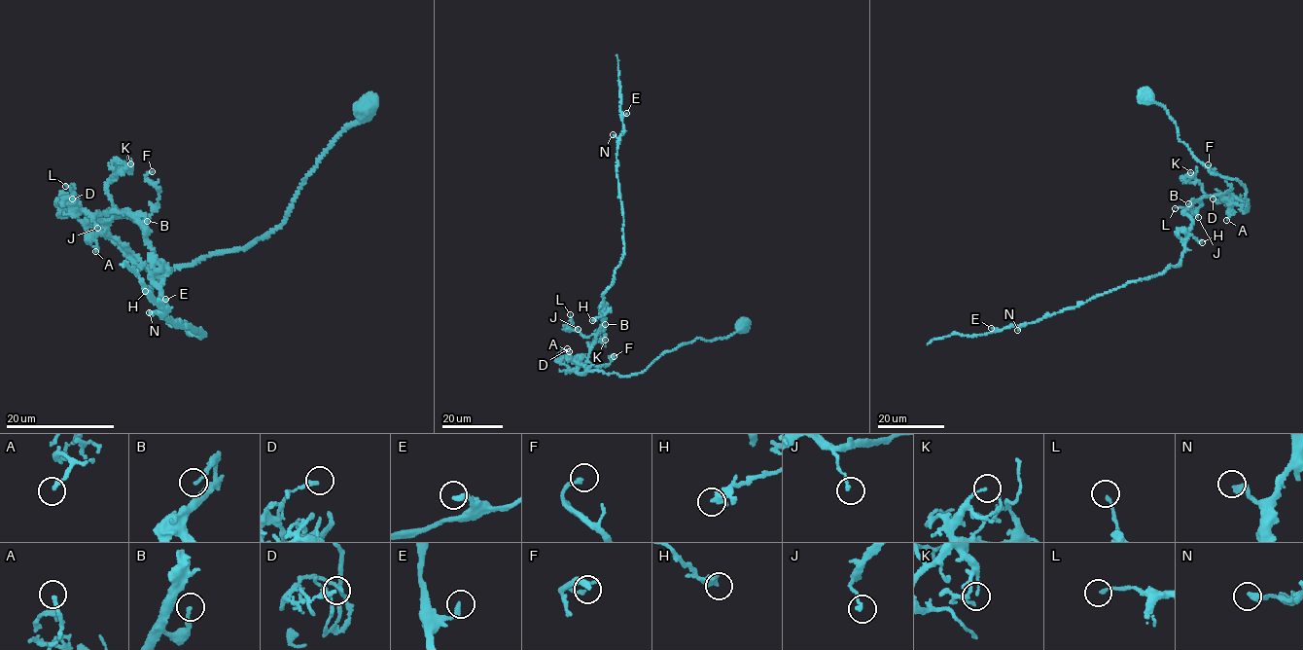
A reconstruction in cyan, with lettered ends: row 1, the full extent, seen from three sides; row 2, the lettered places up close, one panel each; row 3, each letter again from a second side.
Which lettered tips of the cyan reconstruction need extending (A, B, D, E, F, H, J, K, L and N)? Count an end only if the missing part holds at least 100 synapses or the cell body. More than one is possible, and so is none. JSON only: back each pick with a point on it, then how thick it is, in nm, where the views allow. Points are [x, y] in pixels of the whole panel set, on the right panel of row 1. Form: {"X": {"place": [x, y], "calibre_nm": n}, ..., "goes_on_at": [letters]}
{"goes_on_at": []}

